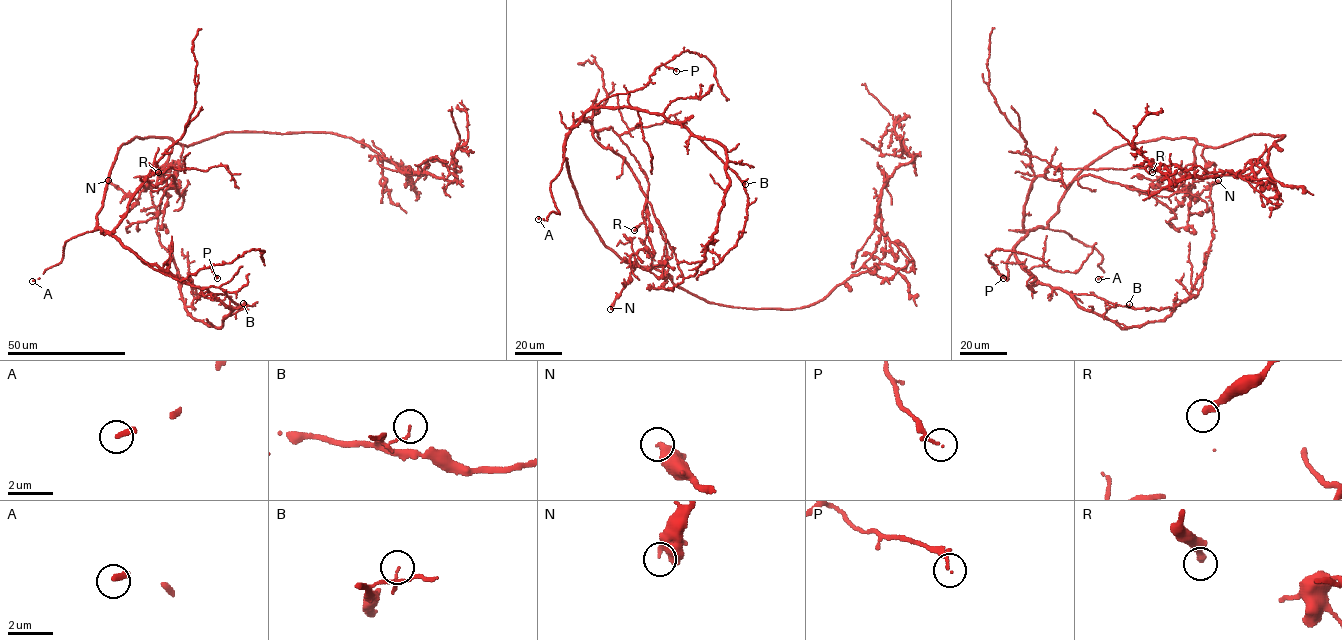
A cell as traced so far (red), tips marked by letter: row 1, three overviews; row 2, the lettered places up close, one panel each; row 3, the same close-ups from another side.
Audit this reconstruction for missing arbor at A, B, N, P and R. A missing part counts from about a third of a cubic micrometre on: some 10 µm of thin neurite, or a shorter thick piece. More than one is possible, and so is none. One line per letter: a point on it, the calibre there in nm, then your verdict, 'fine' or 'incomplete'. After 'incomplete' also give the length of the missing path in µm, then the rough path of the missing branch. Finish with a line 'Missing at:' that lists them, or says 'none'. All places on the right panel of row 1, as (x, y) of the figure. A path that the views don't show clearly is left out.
A: place (1098, 279); calibre 260 nm; incomplete; missing 4 µm
B: place (1129, 304); calibre 80 nm; fine
N: place (1218, 180); calibre 420 nm; fine
P: place (1003, 278); calibre 180 nm; fine
R: place (1152, 172); calibre 280 nm; fine
Missing at: A

